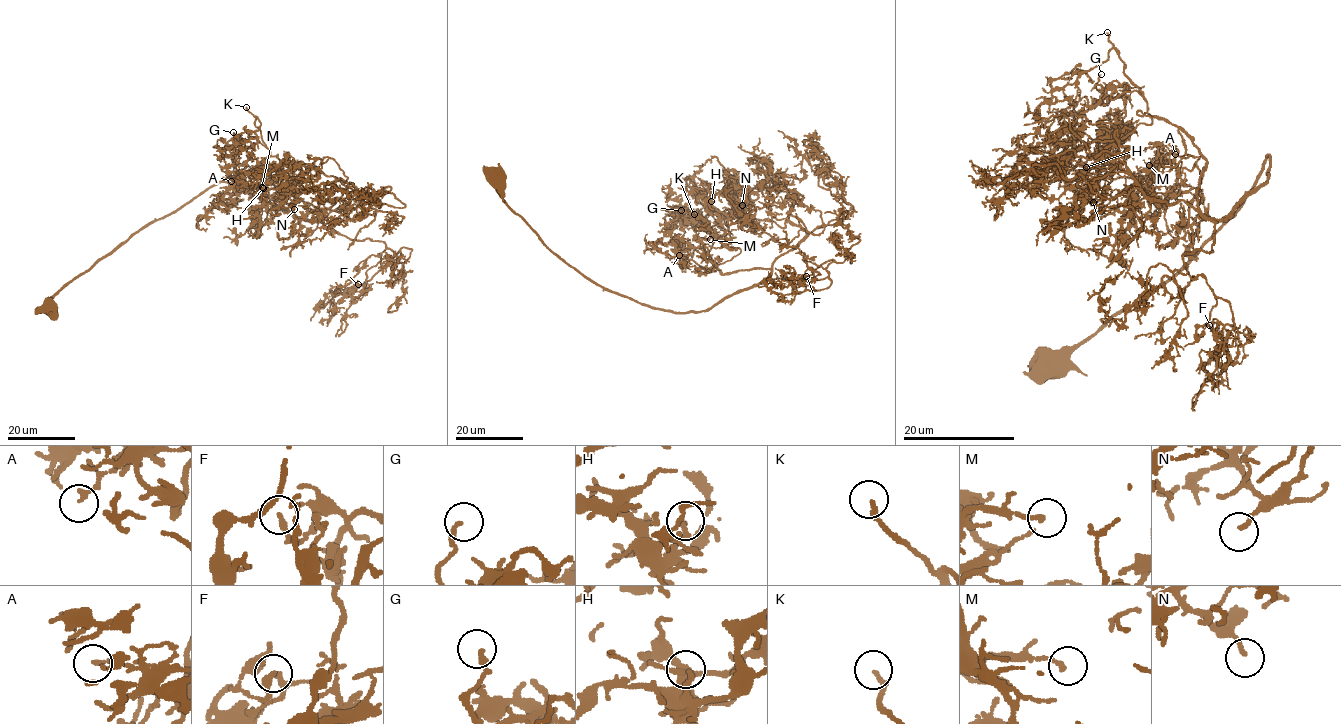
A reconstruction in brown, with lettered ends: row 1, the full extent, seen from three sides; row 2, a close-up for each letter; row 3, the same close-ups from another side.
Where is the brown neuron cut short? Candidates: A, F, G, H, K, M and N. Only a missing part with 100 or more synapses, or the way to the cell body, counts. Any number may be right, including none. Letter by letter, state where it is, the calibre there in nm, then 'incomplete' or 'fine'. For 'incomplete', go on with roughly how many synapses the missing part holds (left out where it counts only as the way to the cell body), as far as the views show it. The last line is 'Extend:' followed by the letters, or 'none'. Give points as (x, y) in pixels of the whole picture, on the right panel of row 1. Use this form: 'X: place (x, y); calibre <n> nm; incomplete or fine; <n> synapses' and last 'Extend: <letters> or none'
A: place (1175, 154); calibre 160 nm; fine
F: place (1209, 325); calibre 220 nm; fine
G: place (1101, 74); calibre 180 nm; fine
H: place (1086, 167); calibre 190 nm; fine
K: place (1107, 32); calibre 190 nm; incomplete; 110 synapses
M: place (1149, 165); calibre 110 nm; fine
N: place (1093, 202); calibre 160 nm; fine
Extend: K

